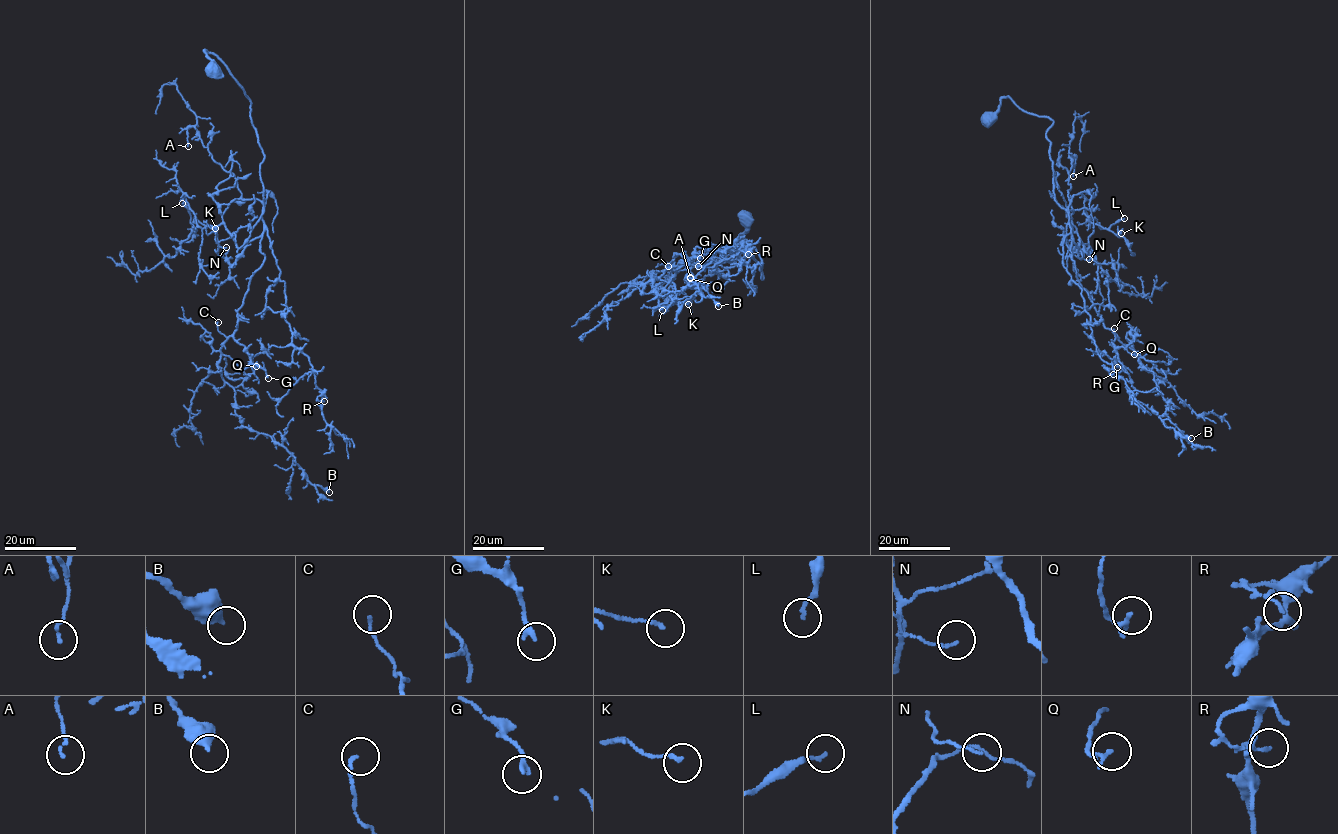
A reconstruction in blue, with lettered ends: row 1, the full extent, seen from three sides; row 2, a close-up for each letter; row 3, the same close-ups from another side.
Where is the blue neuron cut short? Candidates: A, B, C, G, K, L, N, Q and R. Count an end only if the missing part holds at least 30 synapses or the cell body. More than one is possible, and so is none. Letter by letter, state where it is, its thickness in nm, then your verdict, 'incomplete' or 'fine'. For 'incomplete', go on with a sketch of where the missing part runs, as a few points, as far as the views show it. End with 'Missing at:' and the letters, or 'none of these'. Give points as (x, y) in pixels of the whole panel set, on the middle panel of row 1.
A: at (690, 277); 130 nm thick; fine
B: at (718, 306); 380 nm thick; fine
C: at (668, 266); 120 nm thick; fine
G: at (700, 258); 200 nm thick; fine
K: at (688, 304); 140 nm thick; fine
L: at (662, 310); 140 nm thick; fine
N: at (698, 266); 100 nm thick; fine
Q: at (690, 278); 160 nm thick; fine
R: at (748, 254); 80 nm thick; fine
Missing at: none of these

